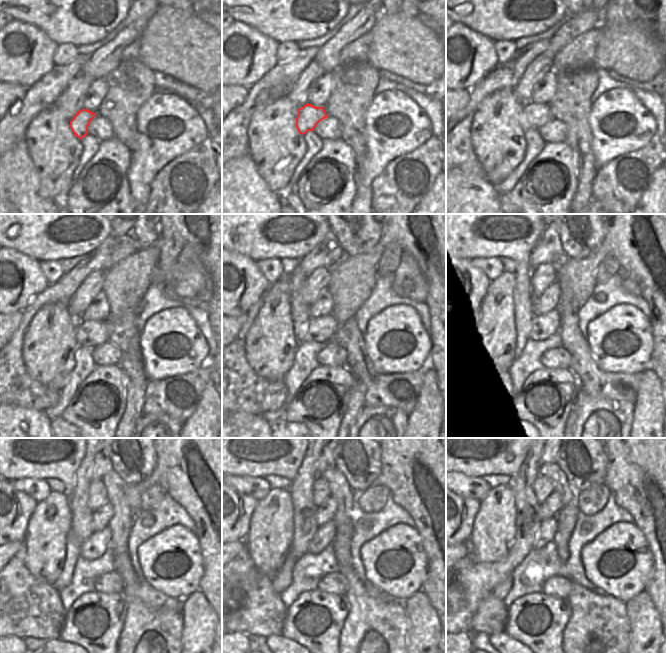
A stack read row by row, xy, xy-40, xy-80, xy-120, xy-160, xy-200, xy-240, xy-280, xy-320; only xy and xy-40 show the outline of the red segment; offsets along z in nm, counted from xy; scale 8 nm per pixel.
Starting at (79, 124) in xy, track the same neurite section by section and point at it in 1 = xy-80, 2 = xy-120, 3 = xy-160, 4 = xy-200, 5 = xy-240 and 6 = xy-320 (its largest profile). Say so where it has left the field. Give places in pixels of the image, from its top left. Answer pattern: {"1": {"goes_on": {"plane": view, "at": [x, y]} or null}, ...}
{"1": {"goes_on": {"plane": "xy-80", "at": [534, 115]}}, "2": {"goes_on": {"plane": "xy-120", "at": [93, 334]}}, "3": {"goes_on": {"plane": "xy-160", "at": [320, 329]}}, "4": {"goes_on": {"plane": "xy-200", "at": [543, 326]}}, "5": {"goes_on": {"plane": "xy-240", "at": [98, 543]}}, "6": {"goes_on": {"plane": "xy-320", "at": [547, 530]}}}

